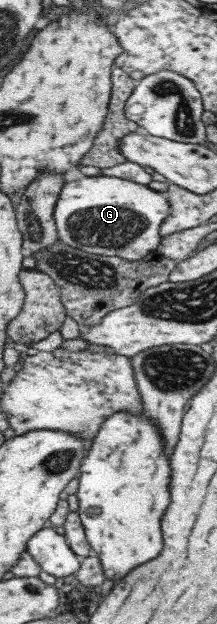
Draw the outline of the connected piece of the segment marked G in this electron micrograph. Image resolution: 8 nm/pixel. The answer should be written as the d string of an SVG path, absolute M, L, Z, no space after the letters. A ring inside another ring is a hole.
M87 176L64 182L53 208L59 241L89 254L137 261L154 255L159 246L161 222L169 214L167 197L144 184L114 176Z

